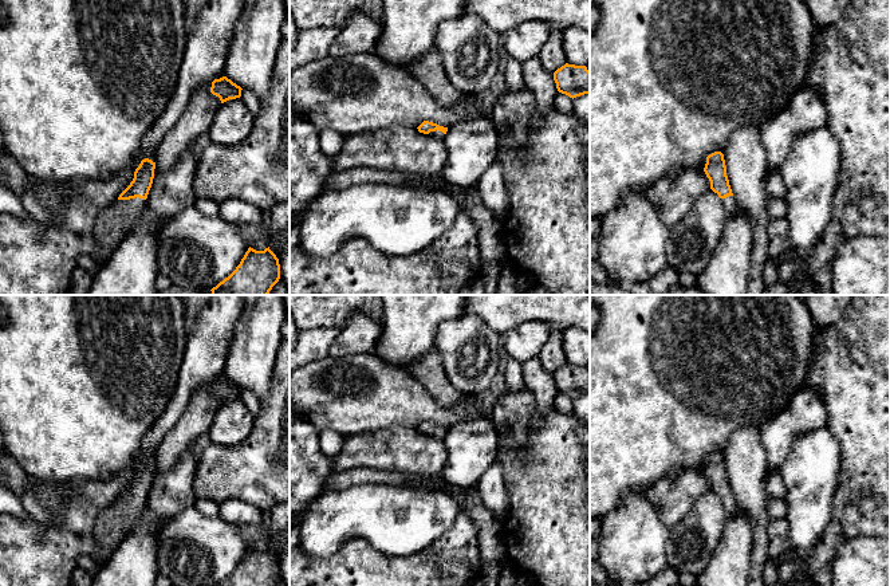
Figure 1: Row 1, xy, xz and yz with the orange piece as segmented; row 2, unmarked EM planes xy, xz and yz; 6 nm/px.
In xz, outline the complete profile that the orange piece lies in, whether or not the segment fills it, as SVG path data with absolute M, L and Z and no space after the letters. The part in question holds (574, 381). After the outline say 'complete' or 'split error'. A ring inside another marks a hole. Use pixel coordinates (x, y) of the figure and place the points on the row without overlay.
M566 363L554 373L554 381L558 392L572 400L590 394L590 371L586 366Z; complete

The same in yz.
M721 452L709 455L704 472L710 481L710 489L721 499L726 519L729 519L737 511L737 504L726 476L724 455Z; split error

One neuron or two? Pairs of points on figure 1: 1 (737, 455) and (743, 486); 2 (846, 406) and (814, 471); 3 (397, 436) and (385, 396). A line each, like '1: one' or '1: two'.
1: one
2: two
3: two

